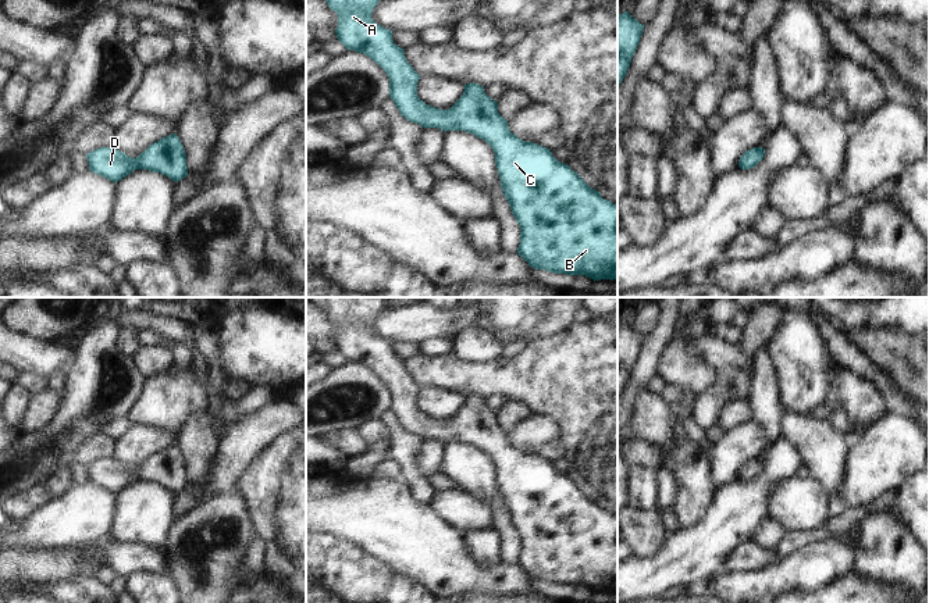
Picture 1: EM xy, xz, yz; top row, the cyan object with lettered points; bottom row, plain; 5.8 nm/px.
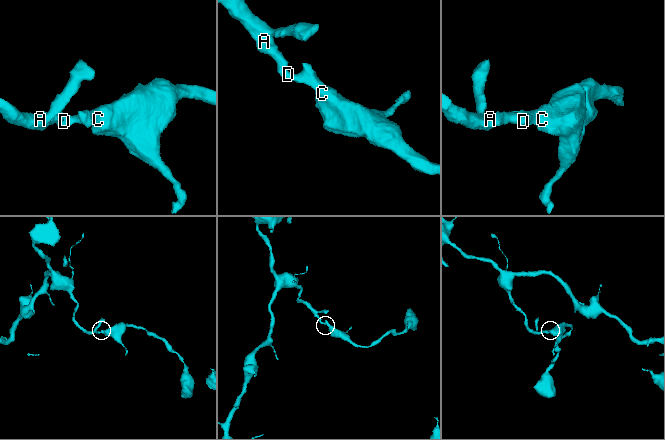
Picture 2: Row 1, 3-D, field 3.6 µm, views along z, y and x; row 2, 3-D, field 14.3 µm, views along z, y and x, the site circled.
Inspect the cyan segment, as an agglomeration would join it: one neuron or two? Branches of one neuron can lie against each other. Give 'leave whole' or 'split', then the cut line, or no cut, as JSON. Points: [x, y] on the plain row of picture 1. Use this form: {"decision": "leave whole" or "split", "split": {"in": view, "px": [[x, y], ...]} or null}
{"decision": "leave whole", "split": null}

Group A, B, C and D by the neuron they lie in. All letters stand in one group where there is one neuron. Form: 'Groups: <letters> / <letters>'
Groups: A B C D.

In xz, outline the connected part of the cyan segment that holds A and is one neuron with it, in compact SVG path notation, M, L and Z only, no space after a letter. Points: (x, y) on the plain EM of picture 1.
M307 297L338 327L335 346L348 360L363 364L375 372L389 389L389 408L394 411L402 428L423 439L439 439L441 442L464 442L485 452L495 464L495 477L501 497L509 513L513 528L520 536L520 556L517 565L535 581L555 585L585 586L594 592L617 590L617 517L601 509L591 500L567 475L558 472L552 463L533 453L524 453L510 443L508 432L498 424L498 414L485 406L478 395L464 396L460 410L449 420L441 421L426 415L417 407L420 386L407 374L403 360L392 352L392 342L373 332L371 324L378 313L388 308L388 297Z

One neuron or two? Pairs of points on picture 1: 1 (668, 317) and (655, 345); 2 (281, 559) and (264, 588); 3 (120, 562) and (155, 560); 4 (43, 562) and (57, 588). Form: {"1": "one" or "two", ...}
{"1": "one", "2": "two", "3": "one", "4": "two"}

